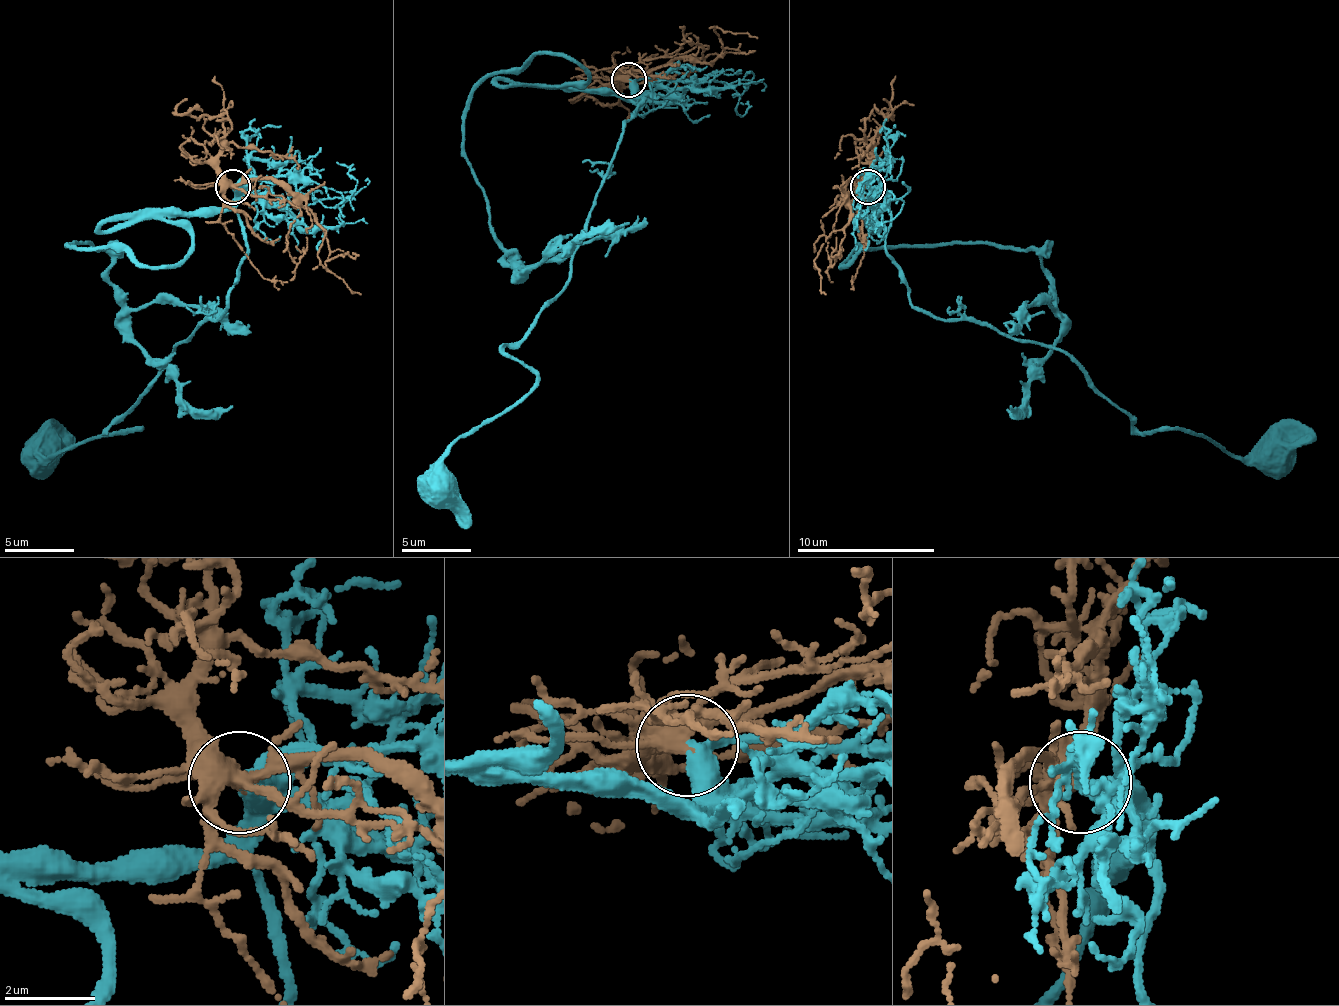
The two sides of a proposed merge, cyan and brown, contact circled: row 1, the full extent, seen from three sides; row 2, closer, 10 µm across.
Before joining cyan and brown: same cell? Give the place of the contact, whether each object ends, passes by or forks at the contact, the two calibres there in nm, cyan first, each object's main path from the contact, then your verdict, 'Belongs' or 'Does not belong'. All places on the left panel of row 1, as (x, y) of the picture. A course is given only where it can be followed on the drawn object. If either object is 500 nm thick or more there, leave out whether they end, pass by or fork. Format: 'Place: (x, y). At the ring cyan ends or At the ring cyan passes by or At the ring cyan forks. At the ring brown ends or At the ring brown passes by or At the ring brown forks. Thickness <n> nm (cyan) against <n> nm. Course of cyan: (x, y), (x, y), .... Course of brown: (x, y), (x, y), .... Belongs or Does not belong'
Place: (232, 186). At the ring cyan passes by. At the ring brown forks. Thickness 360 nm (cyan) against 360 nm. Course of cyan: (233, 187), (247, 257), (226, 309), (174, 347), (108, 427), (140, 430), (98, 434), (46, 458), (74, 437). Course of brown: (233, 187), (237, 184), (282, 184), (327, 232), (320, 260), (361, 295). Belongs

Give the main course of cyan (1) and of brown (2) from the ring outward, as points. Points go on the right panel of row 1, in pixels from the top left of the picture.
1: (868, 187), (886, 198), (886, 257), (920, 309), (1059, 347), (1135, 427), (1201, 434), (1236, 458), (1316, 437)
2: (868, 187), (847, 184), (851, 215), (833, 232), (816, 260), (827, 295)

